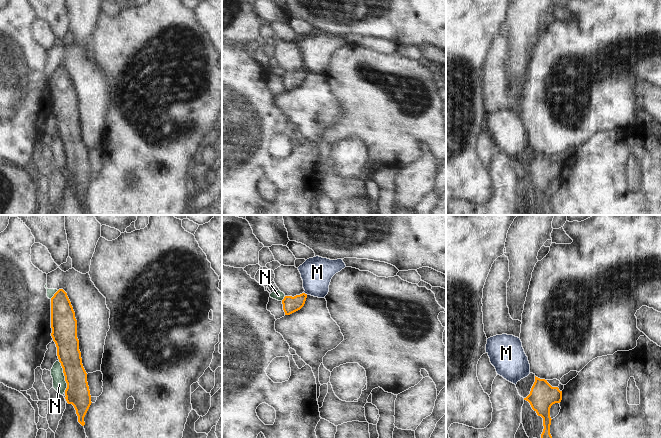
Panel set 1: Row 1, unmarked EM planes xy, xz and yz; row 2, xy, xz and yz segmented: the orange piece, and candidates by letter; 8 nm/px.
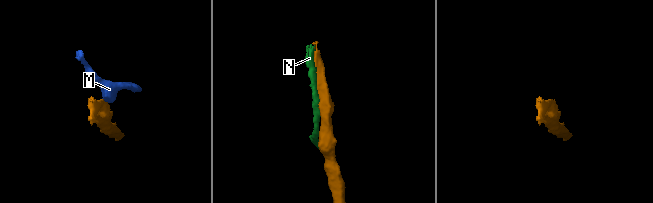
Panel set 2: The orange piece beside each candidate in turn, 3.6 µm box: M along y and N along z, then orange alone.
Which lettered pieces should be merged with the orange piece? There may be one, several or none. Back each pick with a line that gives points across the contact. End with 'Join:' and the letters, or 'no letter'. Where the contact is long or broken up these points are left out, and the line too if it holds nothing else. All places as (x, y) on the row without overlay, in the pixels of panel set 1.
Join: no letter

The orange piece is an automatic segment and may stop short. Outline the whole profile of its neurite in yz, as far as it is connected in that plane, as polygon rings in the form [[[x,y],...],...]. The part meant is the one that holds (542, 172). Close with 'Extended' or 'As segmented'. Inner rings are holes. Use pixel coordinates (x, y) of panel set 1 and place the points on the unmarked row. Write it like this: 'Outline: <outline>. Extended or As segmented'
Outline: [[[535,152],[530,170],[524,176],[528,177],[537,191],[543,194],[544,205],[540,215],[552,215],[550,184],[553,180],[561,178],[562,167],[558,163],[552,163],[547,156]]]. As segmented

